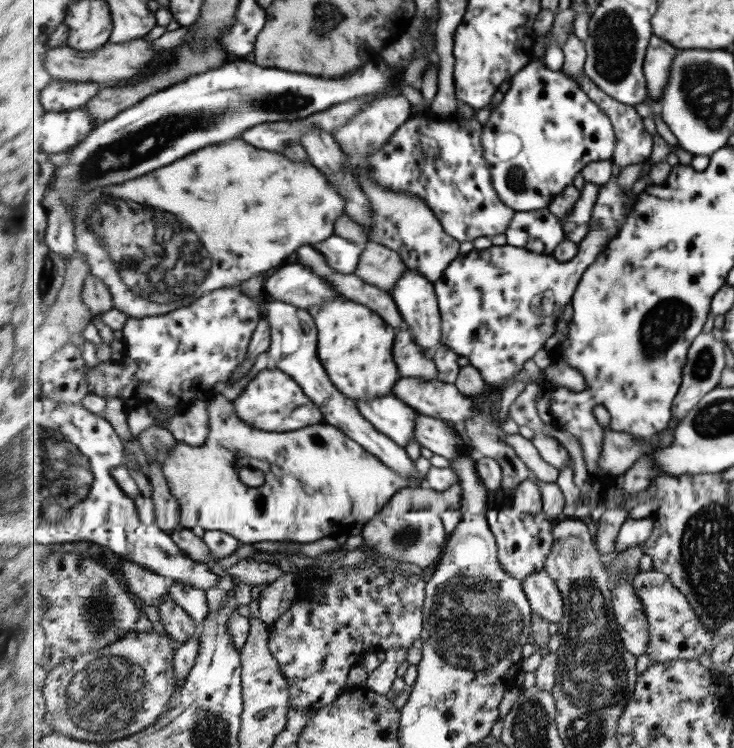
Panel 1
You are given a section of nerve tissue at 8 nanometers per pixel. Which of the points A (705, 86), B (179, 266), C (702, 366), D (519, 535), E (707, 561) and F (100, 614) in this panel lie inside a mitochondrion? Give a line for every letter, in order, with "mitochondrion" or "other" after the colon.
A: mitochondrion
B: mitochondrion
C: mitochondrion
D: other
E: mitochondrion
F: mitochondrion

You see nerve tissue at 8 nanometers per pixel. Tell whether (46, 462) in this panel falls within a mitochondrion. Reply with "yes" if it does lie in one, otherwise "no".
yes

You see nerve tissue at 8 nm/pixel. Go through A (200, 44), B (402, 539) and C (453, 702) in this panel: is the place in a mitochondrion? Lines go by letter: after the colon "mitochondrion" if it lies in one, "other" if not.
A: mitochondrion
B: mitochondrion
C: other

